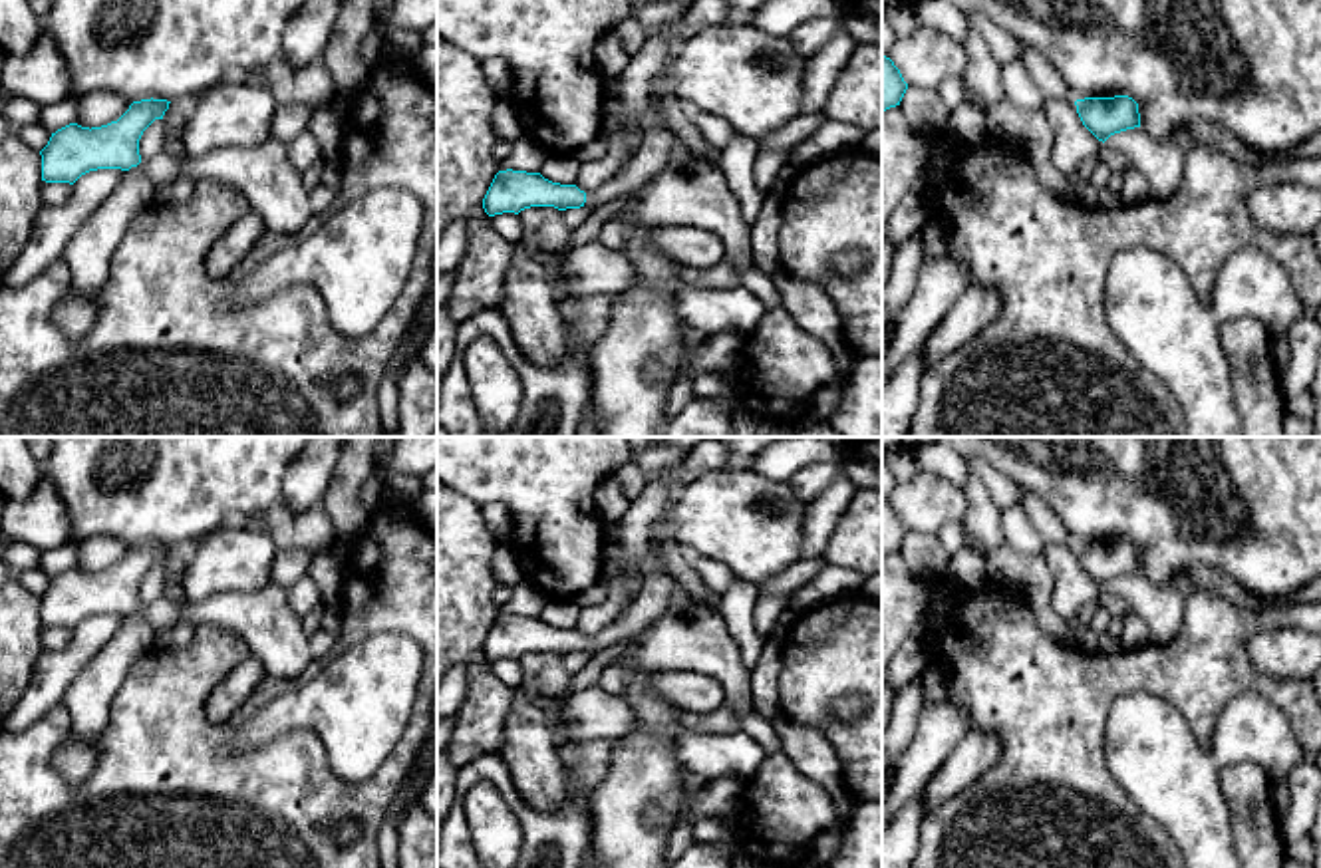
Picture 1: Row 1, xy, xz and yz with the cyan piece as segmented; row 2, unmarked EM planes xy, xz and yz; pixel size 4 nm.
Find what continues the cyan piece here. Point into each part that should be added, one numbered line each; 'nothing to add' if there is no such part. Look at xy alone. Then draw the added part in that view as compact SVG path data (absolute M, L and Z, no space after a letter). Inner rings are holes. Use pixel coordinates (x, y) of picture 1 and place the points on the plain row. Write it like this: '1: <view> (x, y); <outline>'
nothing to add

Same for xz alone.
1: xz (658, 590); M648 564L642 590L634 604L598 636L586 640L584 650L594 653L610 648L612 644L640 636L665 614L675 598L675 592L677 582L663 570Z

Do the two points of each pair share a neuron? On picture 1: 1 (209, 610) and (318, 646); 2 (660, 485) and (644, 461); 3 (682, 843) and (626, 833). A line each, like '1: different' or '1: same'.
1: different
2: different
3: different

